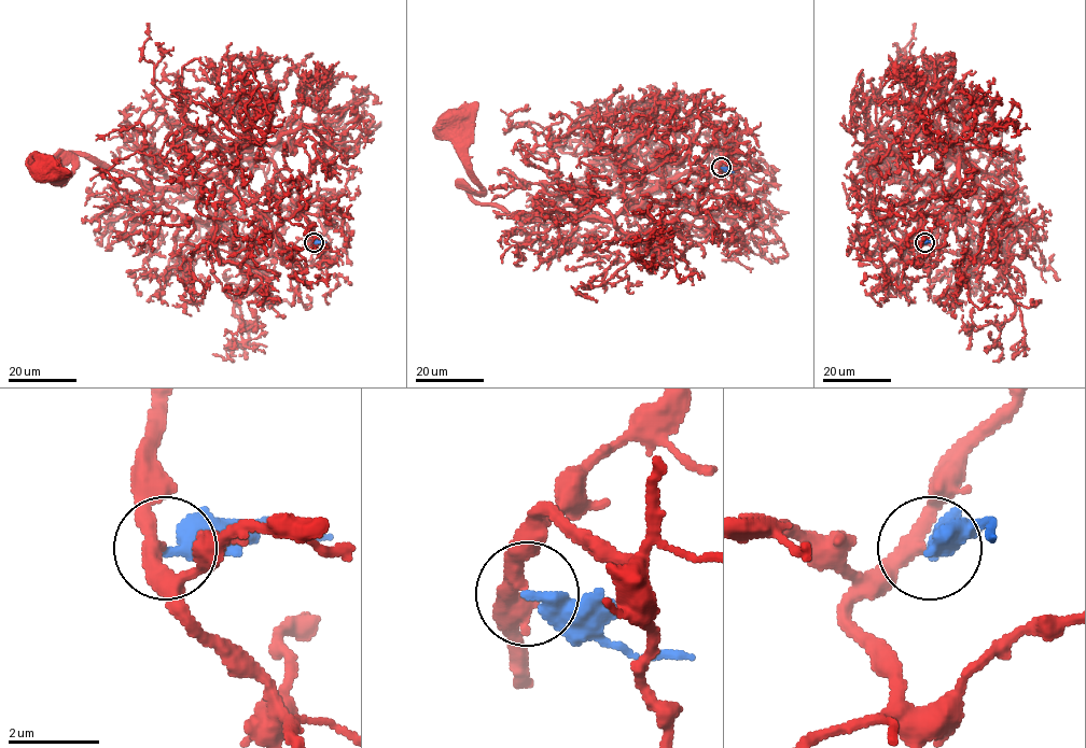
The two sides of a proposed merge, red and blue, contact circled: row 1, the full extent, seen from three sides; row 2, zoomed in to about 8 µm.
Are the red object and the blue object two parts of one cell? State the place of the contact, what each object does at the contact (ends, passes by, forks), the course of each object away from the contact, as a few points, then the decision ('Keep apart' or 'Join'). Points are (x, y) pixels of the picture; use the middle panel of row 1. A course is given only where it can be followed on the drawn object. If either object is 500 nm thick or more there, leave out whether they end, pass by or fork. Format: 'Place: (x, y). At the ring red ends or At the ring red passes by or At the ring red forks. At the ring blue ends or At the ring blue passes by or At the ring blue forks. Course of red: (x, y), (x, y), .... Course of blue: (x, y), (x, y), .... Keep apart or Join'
Place: (721, 167). At the ring red passes by. At the ring blue ends. Course of red: (721, 167), (696, 202), (629, 206), (610, 219), (517, 217), (471, 197), (481, 187), (455, 115). Course of blue: (721, 168), (734, 172). Join

